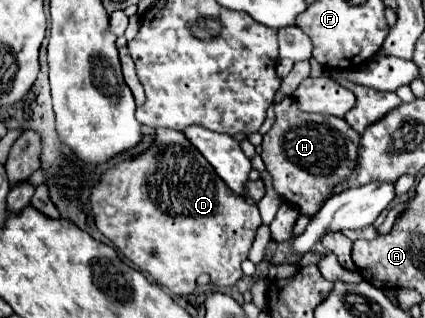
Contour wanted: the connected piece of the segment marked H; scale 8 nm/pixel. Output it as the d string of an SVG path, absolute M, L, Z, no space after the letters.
M283 96L275 104L275 124L263 136L261 158L271 174L275 192L303 214L317 214L333 190L355 170L359 134L343 118L307 114L297 108L293 96Z

